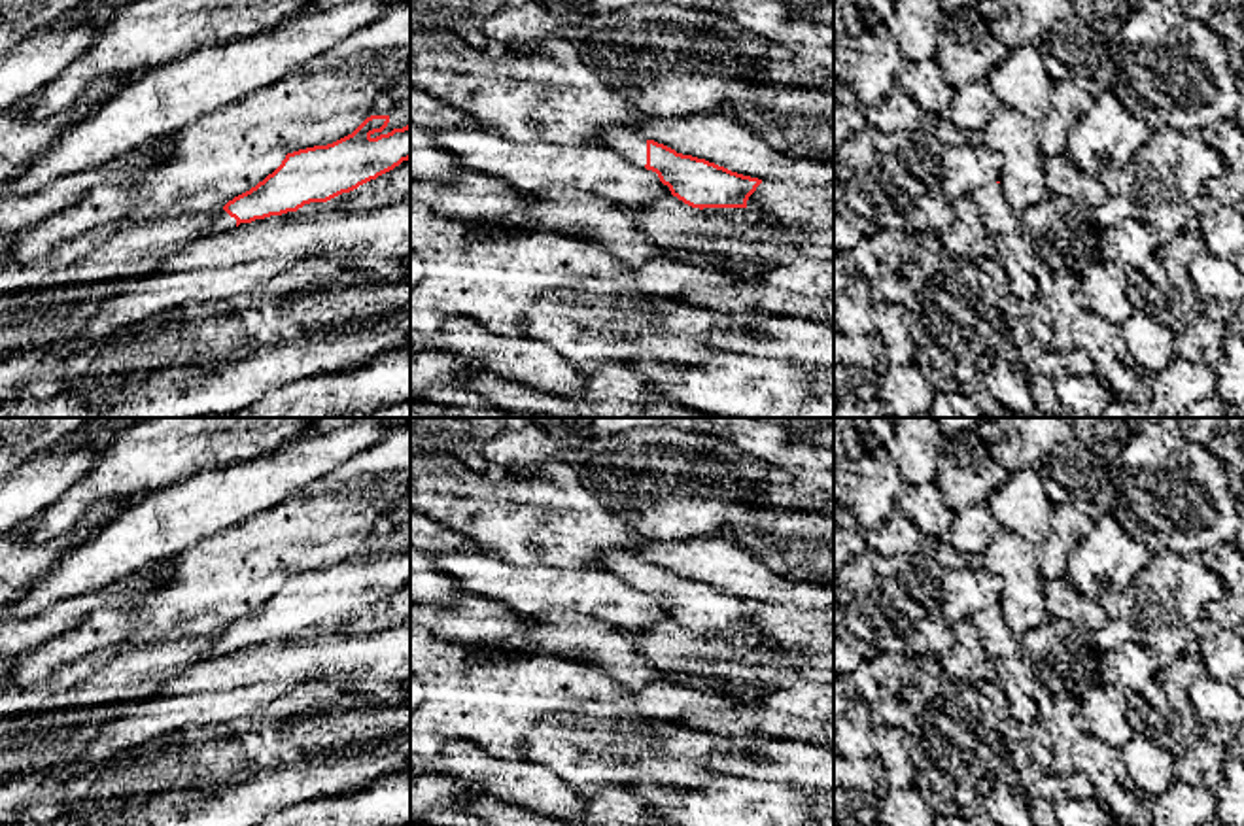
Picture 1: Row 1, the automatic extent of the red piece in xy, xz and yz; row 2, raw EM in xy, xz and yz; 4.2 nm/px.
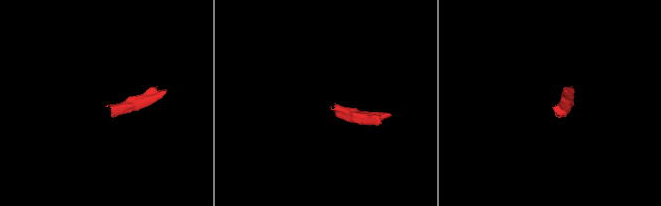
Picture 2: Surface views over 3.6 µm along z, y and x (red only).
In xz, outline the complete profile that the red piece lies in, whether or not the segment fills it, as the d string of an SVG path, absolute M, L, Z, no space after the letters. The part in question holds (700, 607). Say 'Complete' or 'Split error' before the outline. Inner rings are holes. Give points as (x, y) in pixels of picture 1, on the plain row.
Split error. M607 554L601 567L607 578L656 595L673 620L700 633L747 631L749 620L762 607L705 582L677 576L635 554Z

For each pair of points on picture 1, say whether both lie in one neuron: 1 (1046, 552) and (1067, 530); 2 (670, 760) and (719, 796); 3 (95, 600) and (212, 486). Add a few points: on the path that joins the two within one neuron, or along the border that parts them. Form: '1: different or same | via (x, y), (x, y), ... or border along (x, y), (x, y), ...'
1: same | via (1052, 547), (1063, 535)
2: different | border along (651, 781), (662, 787), (696, 787)
3: different | border along (112, 585), (65, 598)

